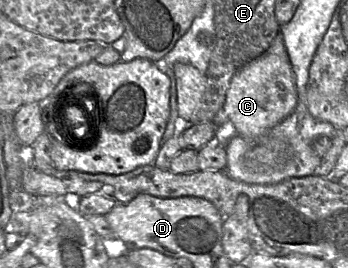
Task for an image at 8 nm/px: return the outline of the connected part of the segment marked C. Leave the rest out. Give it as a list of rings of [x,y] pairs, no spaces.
[[[281,32],[259,57],[246,63],[233,76],[223,110],[234,124],[237,135],[255,142],[289,116],[297,105],[295,77]]]

